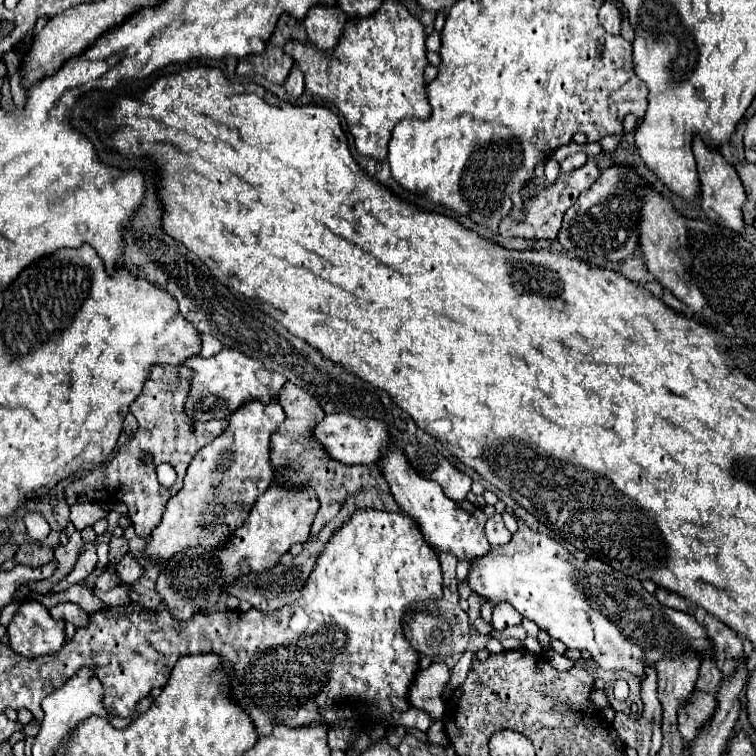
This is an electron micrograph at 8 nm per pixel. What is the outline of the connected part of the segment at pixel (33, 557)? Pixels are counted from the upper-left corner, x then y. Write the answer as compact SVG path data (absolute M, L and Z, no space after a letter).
M23 544L15 552L15 562L25 564L25 566L45 566L47 562L53 560L53 548L51 546L41 546L41 544Z

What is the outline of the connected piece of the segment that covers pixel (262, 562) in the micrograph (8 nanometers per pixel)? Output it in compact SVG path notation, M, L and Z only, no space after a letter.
M271 484L271 488L255 500L245 524L231 534L225 546L215 550L203 550L201 546L187 548L167 562L161 562L161 574L155 586L167 610L175 620L189 620L193 614L213 608L225 594L223 588L227 586L227 578L235 580L237 574L247 574L247 570L255 574L269 570L293 544L305 544L315 514L317 496L313 490L289 494L289 490L277 490L277 486Z

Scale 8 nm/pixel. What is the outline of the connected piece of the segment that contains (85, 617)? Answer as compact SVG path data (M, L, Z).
M63 602L63 604L57 604L55 608L49 610L51 616L55 620L63 620L63 622L71 622L75 624L77 628L83 628L89 624L89 614L85 610L81 610L77 604L73 602Z

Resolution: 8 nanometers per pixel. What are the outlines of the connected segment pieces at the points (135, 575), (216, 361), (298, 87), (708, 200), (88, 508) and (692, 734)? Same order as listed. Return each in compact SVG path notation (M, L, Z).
M127 552L127 554L121 558L121 562L117 564L117 576L119 576L119 580L125 582L125 584L137 582L137 580L143 576L143 572L145 572L143 564L141 564L131 552Z
M221 350L219 354L211 358L201 358L201 356L191 356L185 360L185 366L193 370L191 378L191 394L187 398L187 414L191 422L209 422L211 418L221 420L237 406L245 404L247 400L259 398L261 402L269 402L271 396L279 396L281 386L287 382L283 374L275 374L261 366L257 360L247 358L239 350Z
M297 66L291 70L283 88L291 98L299 98L303 94L303 74L301 74L301 70L297 70Z
M701 138L693 140L693 154L697 160L697 172L699 172L699 182L701 182L701 210L705 216L733 232L743 232L745 222L743 222L743 206L747 202L747 194L743 190L743 184L735 172L735 168L717 152L709 150L707 146L701 144Z
M83 502L83 504L71 506L71 522L75 524L77 530L93 526L97 520L105 518L105 514L107 512L101 510L99 504L95 504L95 502Z
M693 692L689 704L679 710L679 732L687 742L693 742L699 730L713 718L717 710L717 698L713 694Z

